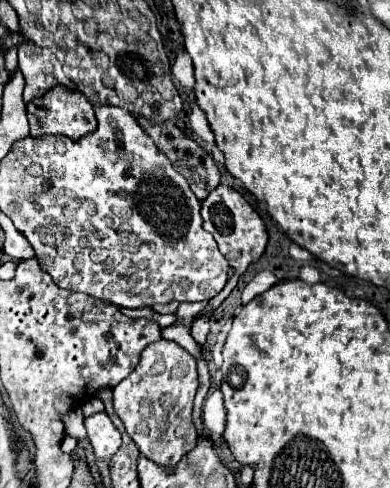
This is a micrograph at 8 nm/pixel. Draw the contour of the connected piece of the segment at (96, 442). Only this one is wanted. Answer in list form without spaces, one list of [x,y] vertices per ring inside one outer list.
[[[106,411],[94,413],[94,415],[86,417],[84,425],[86,425],[88,439],[92,443],[96,457],[98,459],[112,459],[122,445],[122,435],[114,427],[110,415]]]

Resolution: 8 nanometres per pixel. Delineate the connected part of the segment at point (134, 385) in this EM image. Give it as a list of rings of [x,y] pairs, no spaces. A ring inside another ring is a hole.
[[[160,339],[142,351],[138,367],[112,389],[112,405],[140,453],[158,465],[174,467],[196,445],[196,427],[192,423],[196,389],[196,359],[176,341]]]

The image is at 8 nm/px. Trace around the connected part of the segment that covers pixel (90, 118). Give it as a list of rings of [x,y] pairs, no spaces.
[[[52,87],[44,95],[32,99],[26,105],[26,115],[30,123],[30,135],[50,135],[50,133],[62,133],[70,139],[80,139],[82,135],[96,129],[96,117],[92,105],[86,101],[86,97],[80,91],[74,91],[70,87]]]

